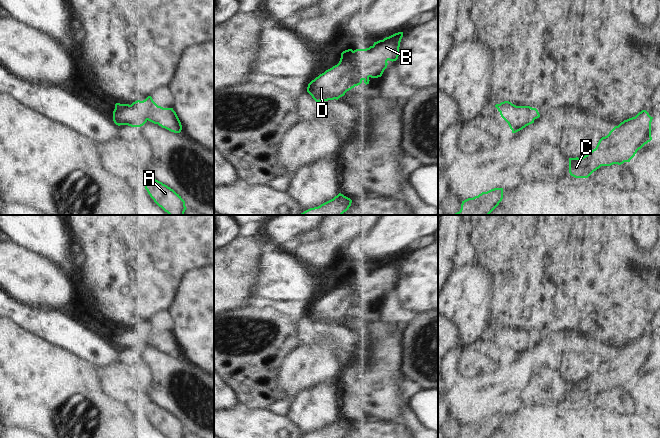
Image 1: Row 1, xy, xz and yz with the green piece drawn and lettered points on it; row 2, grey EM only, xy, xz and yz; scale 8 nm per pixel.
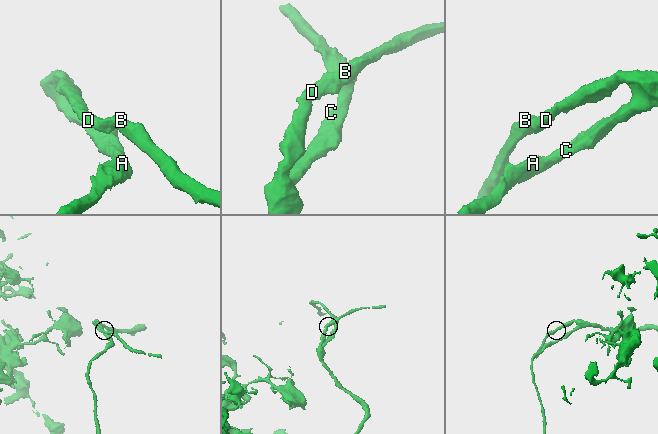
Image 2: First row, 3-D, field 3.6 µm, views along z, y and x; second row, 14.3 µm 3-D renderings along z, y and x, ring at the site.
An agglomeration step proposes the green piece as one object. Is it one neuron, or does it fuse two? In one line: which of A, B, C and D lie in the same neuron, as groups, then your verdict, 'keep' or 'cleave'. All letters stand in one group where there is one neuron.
groups A B C D; keep

